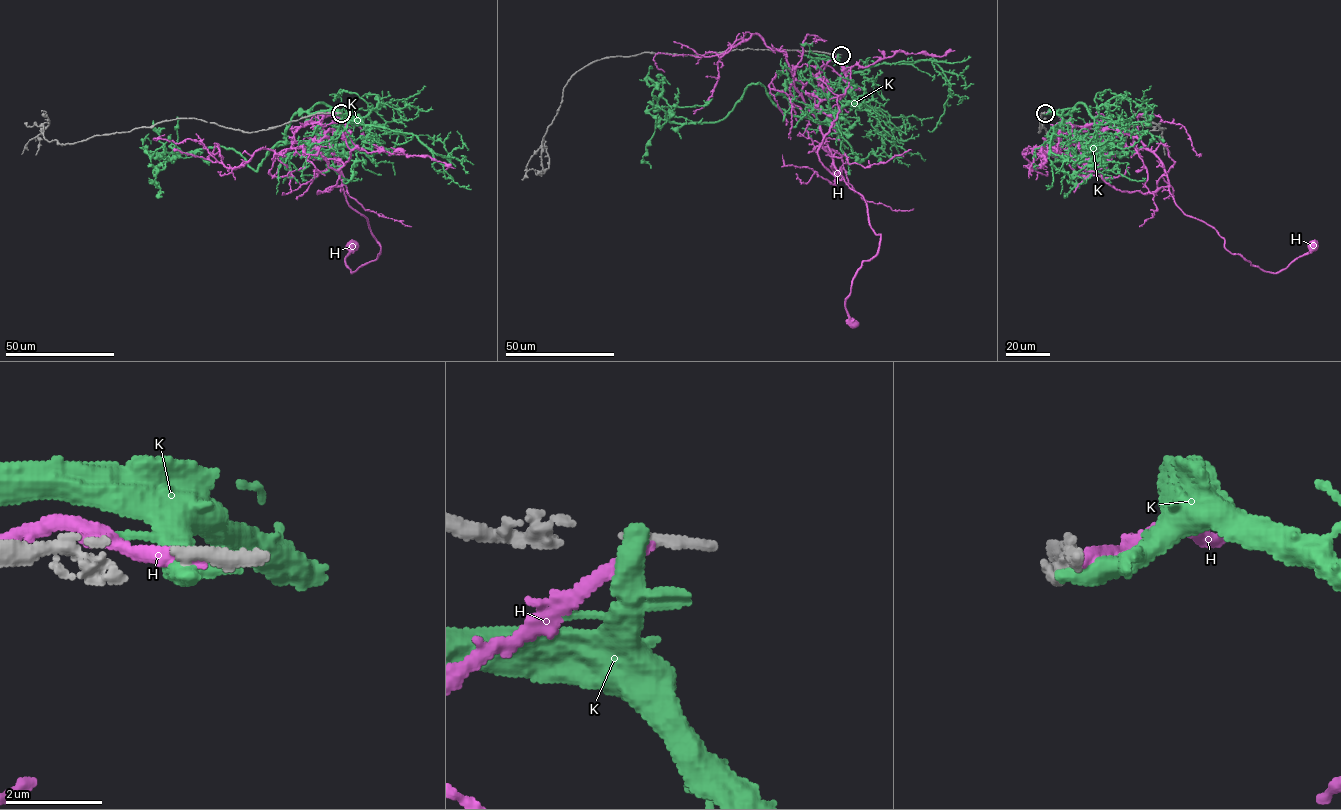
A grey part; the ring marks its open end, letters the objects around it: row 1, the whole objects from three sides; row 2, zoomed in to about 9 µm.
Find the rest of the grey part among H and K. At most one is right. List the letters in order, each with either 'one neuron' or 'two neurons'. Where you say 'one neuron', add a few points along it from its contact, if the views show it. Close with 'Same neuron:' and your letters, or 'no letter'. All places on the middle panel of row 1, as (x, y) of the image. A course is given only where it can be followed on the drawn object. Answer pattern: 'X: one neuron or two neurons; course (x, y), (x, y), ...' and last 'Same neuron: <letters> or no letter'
H: two neurons
K: two neurons
Same neuron: no letter

